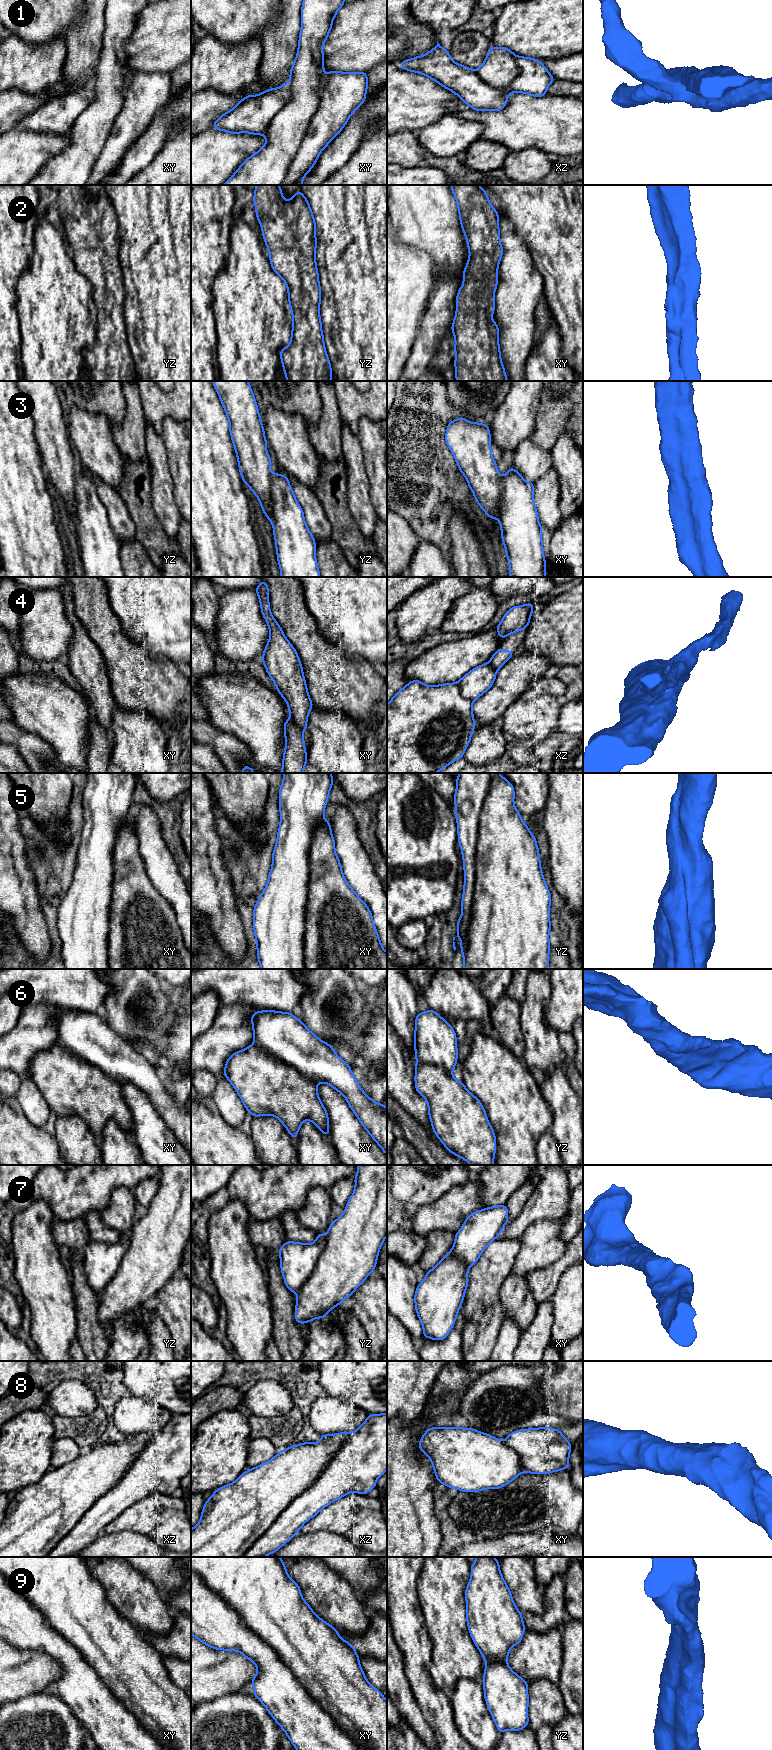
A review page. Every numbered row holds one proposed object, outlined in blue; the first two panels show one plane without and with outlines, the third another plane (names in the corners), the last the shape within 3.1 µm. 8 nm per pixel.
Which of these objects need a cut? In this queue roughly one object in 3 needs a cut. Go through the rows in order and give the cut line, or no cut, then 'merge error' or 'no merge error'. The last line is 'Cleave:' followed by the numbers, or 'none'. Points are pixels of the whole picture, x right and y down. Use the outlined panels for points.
1: cut xy (288, 83), (290, 91), (289, 100), (262, 134); merge error
2: cut none; no merge error
3: cut none; no merge error
4: cut xy (290, 716), (303, 731); merge error
5: cut none; no merge error
6: cut none; no merge error
7: cut none; no merge error
8: cut none; no merge error
9: cut none; no merge error
Cleave: 1, 4

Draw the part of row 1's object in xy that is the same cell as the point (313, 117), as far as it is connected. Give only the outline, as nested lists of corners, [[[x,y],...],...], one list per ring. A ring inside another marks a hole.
[[[303,0],[303,5],[301,8],[301,31],[299,33],[298,51],[293,62],[290,71],[290,78],[288,81],[291,95],[290,100],[272,119],[270,125],[263,134],[266,138],[266,143],[264,146],[258,152],[254,153],[248,159],[246,159],[237,169],[237,171],[223,185],[302,185],[304,177],[316,164],[320,153],[340,133],[356,109],[364,103],[368,87],[368,77],[366,72],[345,73],[341,71],[330,71],[327,75],[324,74],[324,53],[322,51],[322,47],[328,38],[329,32],[332,29],[332,22],[337,12],[344,4],[345,0]]]

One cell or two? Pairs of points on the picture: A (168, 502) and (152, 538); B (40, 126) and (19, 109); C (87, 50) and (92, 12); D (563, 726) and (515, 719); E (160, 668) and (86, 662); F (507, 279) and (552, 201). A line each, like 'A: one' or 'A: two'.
A: two
B: two
C: one
D: one
E: one
F: two

